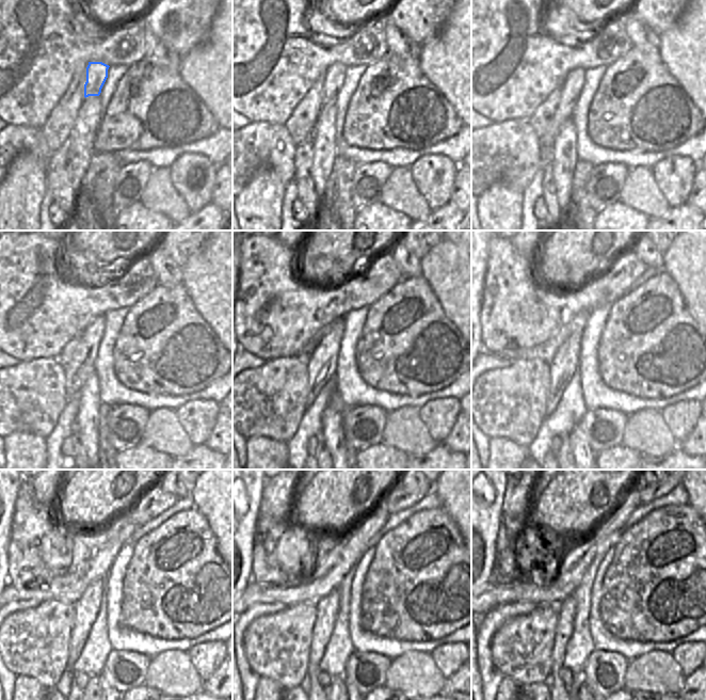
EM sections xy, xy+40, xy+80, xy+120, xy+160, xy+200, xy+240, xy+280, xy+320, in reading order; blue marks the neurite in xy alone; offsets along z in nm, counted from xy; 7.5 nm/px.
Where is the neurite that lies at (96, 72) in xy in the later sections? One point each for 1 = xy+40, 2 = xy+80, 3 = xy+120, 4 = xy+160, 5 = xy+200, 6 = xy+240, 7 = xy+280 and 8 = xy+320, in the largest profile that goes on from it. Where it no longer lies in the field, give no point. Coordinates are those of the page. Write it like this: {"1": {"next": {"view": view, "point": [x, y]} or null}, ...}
{"1": {"next": {"view": "xy+40", "point": [335, 75]}}, "2": {"next": {"view": "xy+80", "point": [571, 89]}}, "3": {"next": {"view": "xy+120", "point": [81, 366]}}, "4": {"next": {"view": "xy+160", "point": [321, 365]}}, "5": {"next": {"view": "xy+200", "point": [564, 364]}}, "6": {"next": {"view": "xy+240", "point": [86, 608]}}, "7": {"next": {"view": "xy+280", "point": [326, 608]}}, "8": {"next": {"view": "xy+320", "point": [566, 608]}}}

